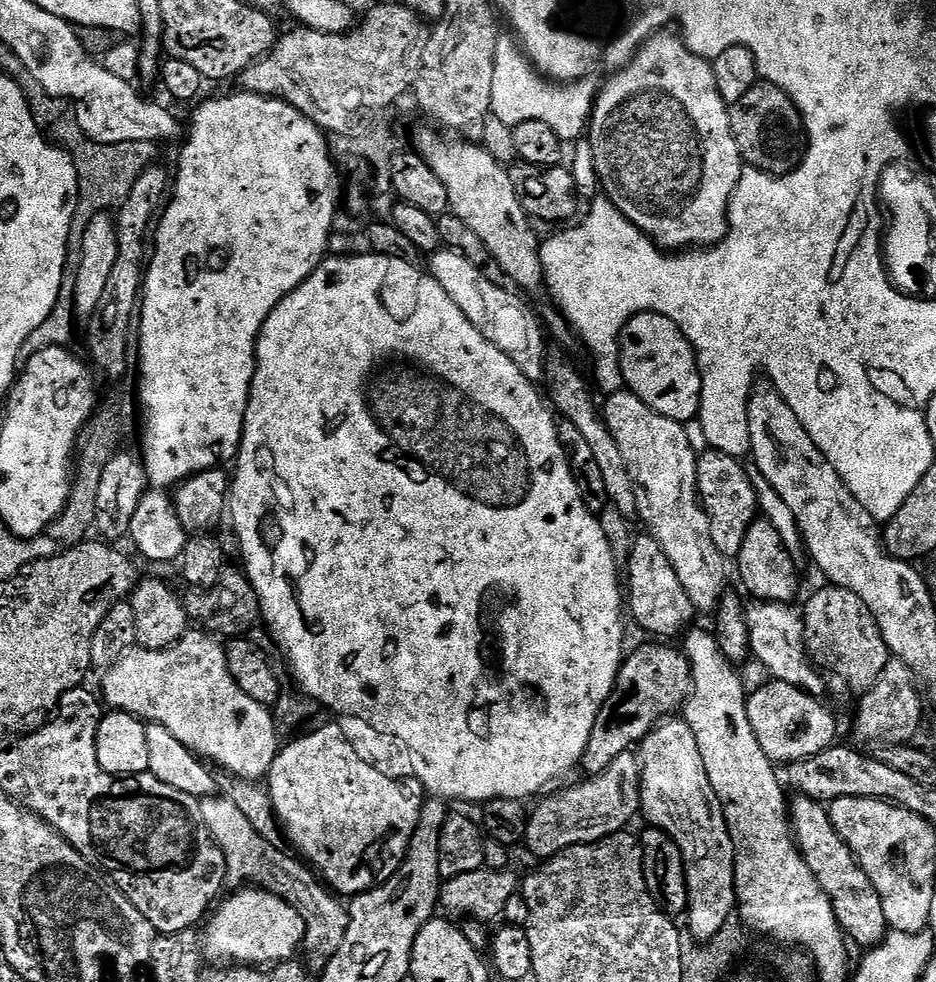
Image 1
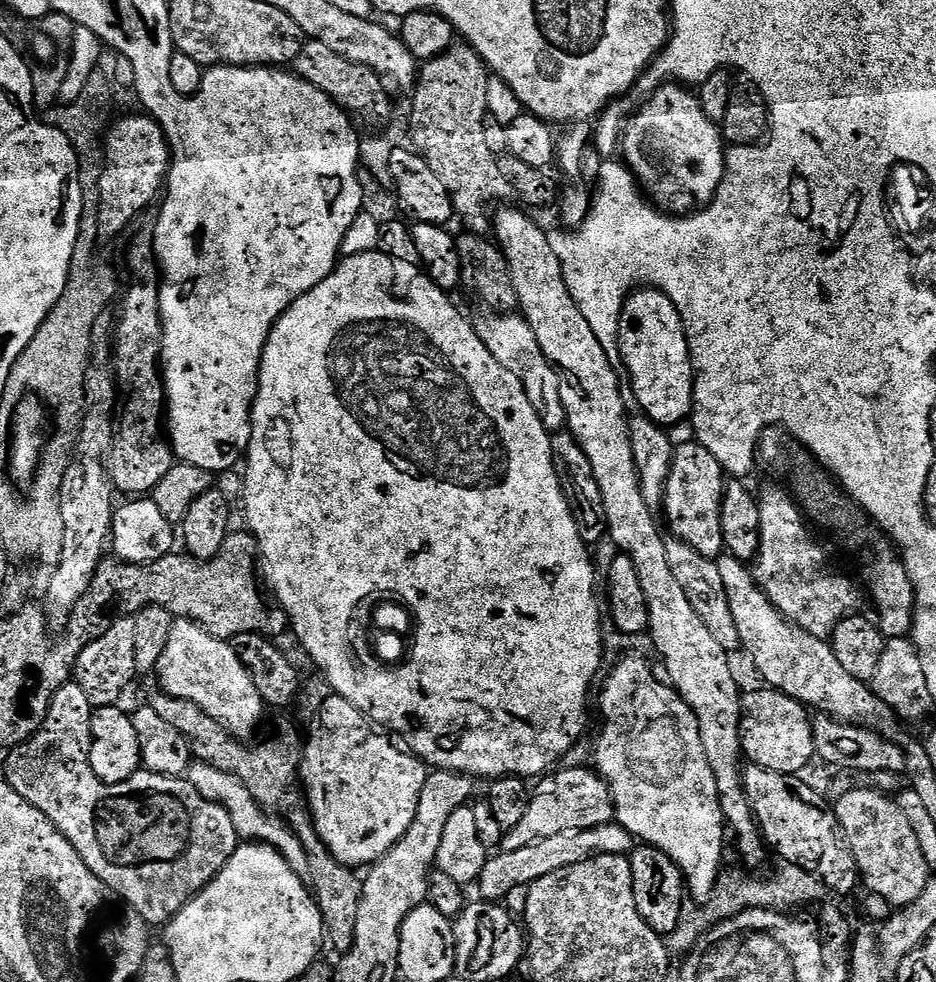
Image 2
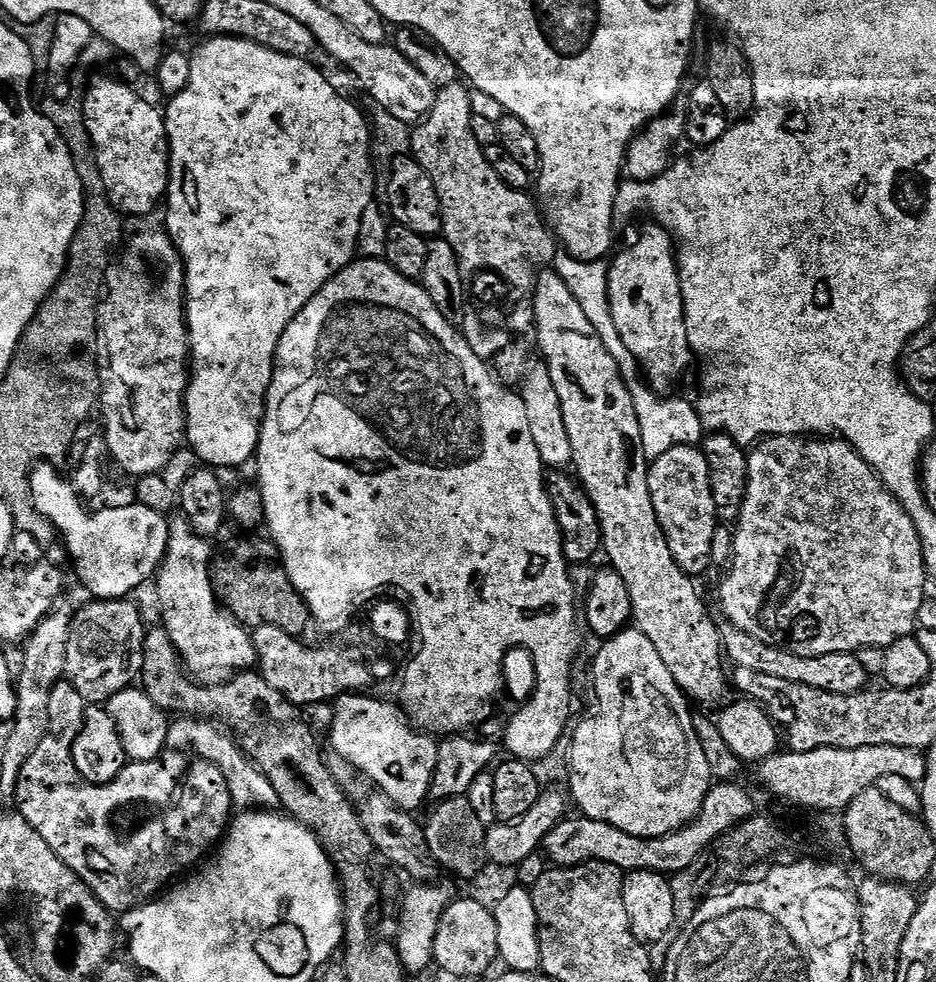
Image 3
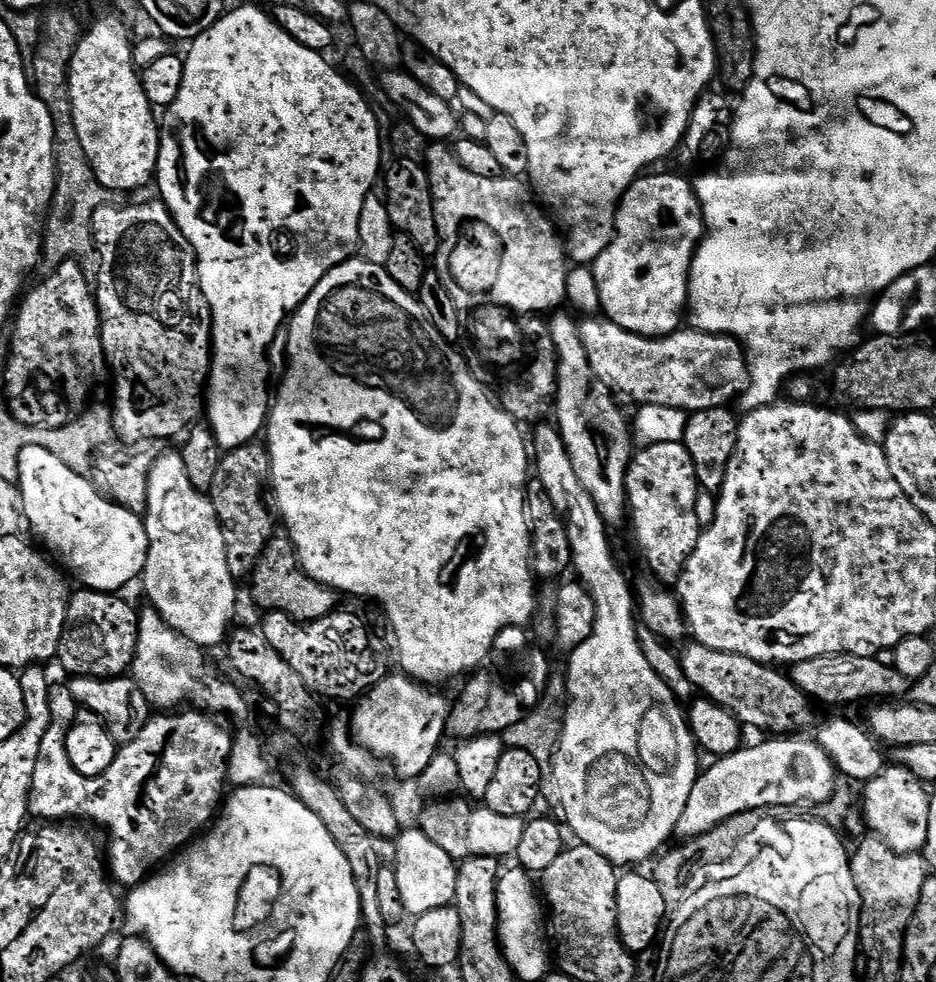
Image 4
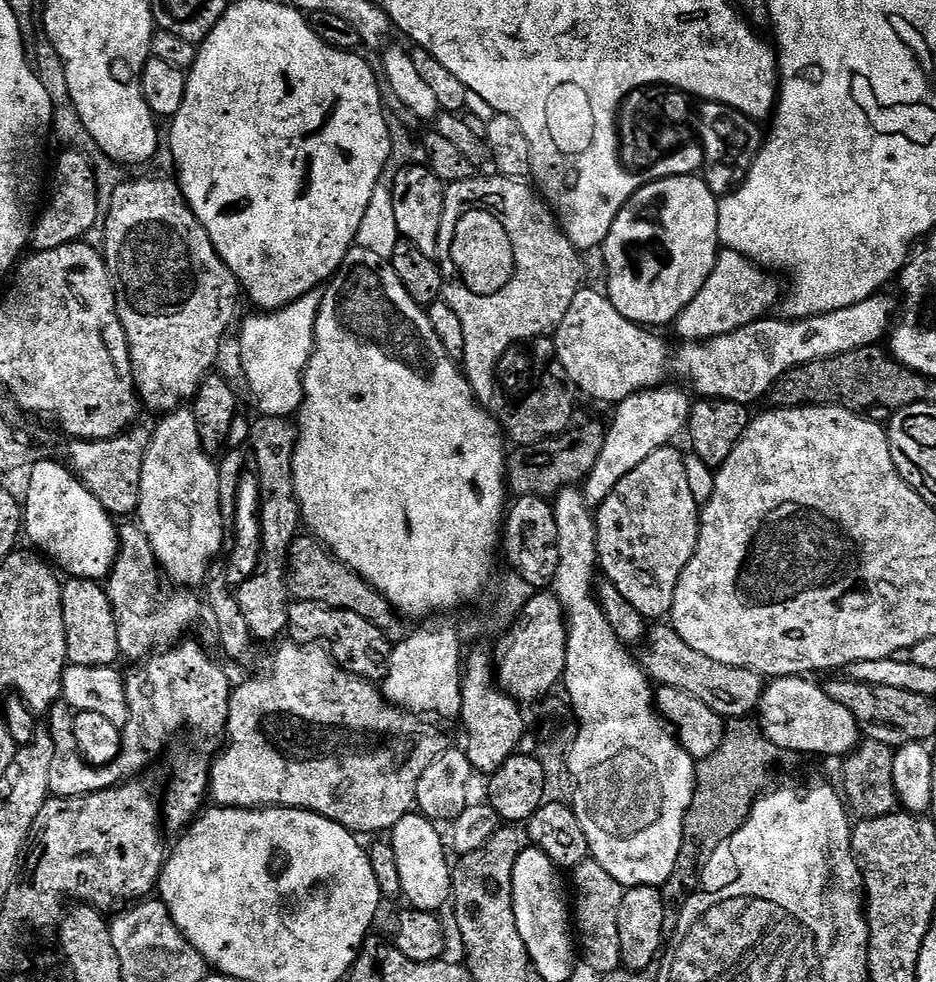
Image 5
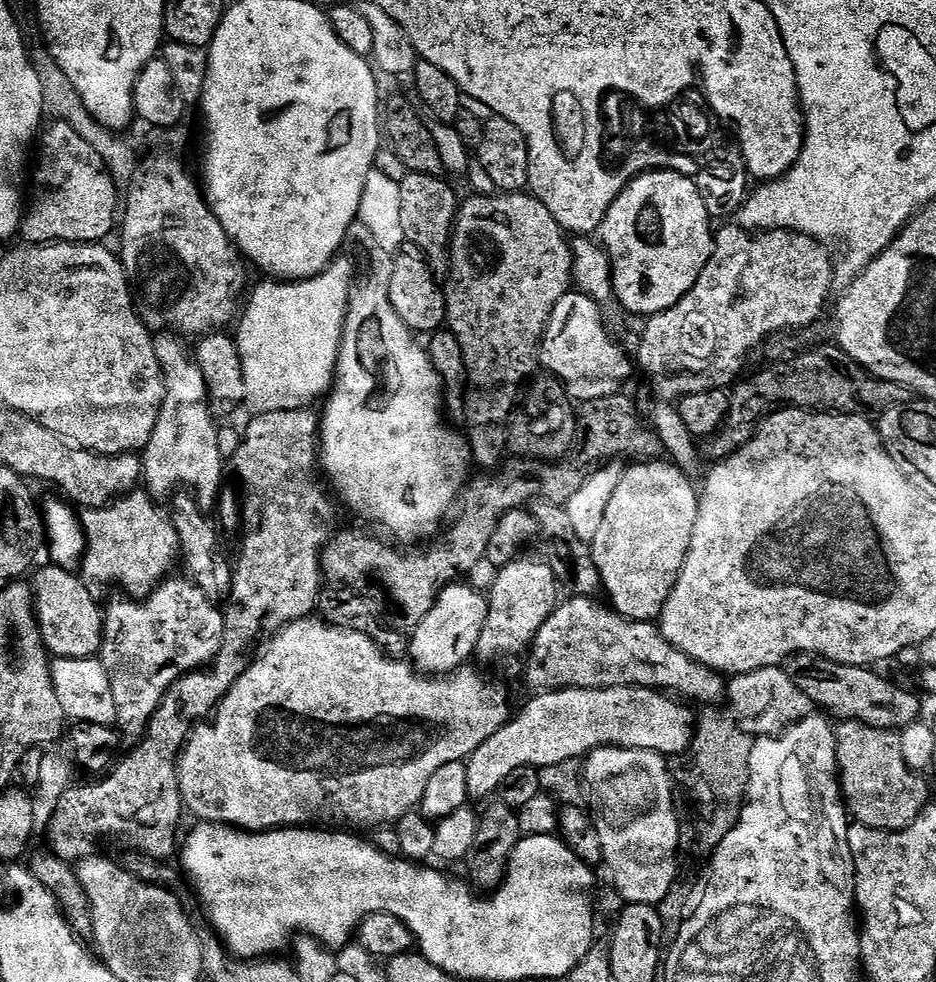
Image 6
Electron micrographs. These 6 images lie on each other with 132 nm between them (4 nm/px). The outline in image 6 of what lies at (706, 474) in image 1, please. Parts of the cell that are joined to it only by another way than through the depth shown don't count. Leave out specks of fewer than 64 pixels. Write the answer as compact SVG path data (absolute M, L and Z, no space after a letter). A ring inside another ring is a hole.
M648 458L643 462L629 463L624 469L618 488L606 505L605 513L602 514L602 524L590 541L592 561L600 575L603 595L606 594L612 599L611 607L626 620L651 621L668 601L668 594L678 571L676 539L683 528L685 531L689 527L689 509L698 500L697 489L692 489L688 480L691 480L689 473L664 458Z

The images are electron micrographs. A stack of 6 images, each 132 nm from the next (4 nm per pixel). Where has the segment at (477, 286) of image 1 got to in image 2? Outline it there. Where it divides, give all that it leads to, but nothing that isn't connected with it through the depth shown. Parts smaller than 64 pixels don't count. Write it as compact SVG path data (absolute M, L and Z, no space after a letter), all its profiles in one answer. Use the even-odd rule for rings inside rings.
M517 313L488 314L485 317L485 320L477 319L474 327L486 350L490 350L490 354L494 354L494 358L498 358L498 362L522 382L531 406L548 431L561 431L567 425L565 406L561 400L561 373L557 372L542 353L534 330L525 322L523 315Z

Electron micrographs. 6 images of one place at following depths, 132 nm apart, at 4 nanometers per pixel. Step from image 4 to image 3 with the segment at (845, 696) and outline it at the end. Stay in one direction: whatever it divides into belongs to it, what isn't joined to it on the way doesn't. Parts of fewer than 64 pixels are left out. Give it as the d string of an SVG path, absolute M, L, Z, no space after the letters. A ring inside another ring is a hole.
M727 622L721 625L720 636L723 653L727 661L736 668L752 670L754 673L771 674L790 682L814 686L815 689L824 689L828 693L840 695L850 695L864 690L870 678L855 653L839 652L806 658L782 648L772 647Z

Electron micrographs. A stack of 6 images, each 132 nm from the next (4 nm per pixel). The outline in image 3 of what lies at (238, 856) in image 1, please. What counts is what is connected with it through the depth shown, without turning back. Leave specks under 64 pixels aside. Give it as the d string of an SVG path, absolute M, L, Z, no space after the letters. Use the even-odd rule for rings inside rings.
M176 718L168 725L167 747L191 754L201 760L208 760L218 770L222 770L222 778L226 778L226 786L230 790L233 805L240 810L272 810L279 805L280 796L270 786L270 778L262 774L262 770L245 754L239 743L223 727L213 721L199 718Z

